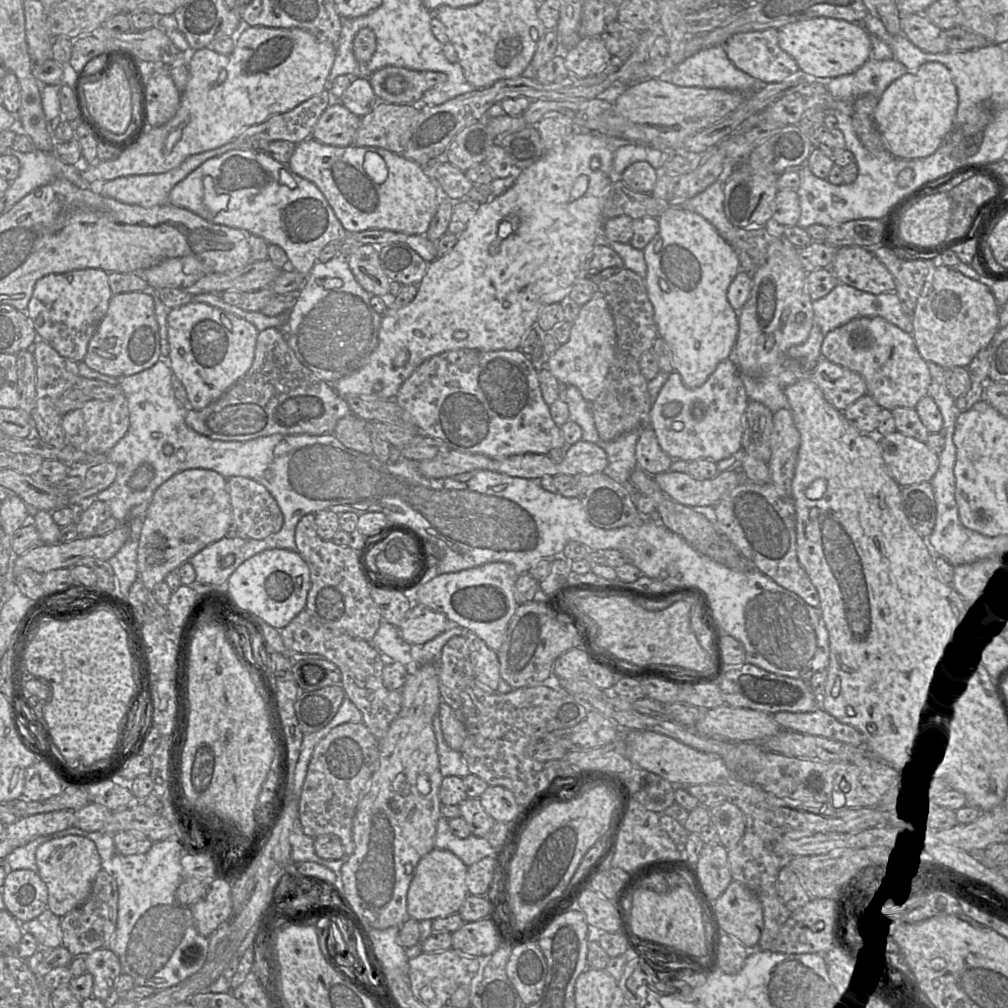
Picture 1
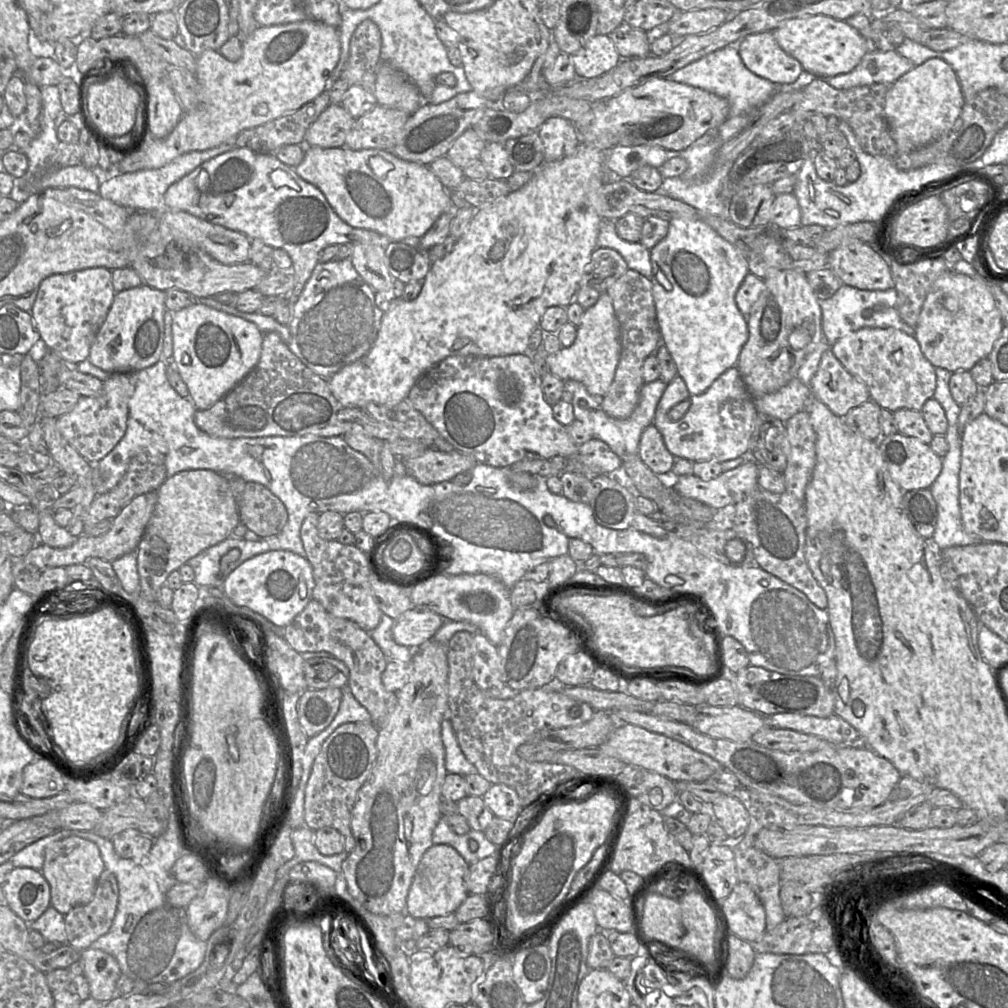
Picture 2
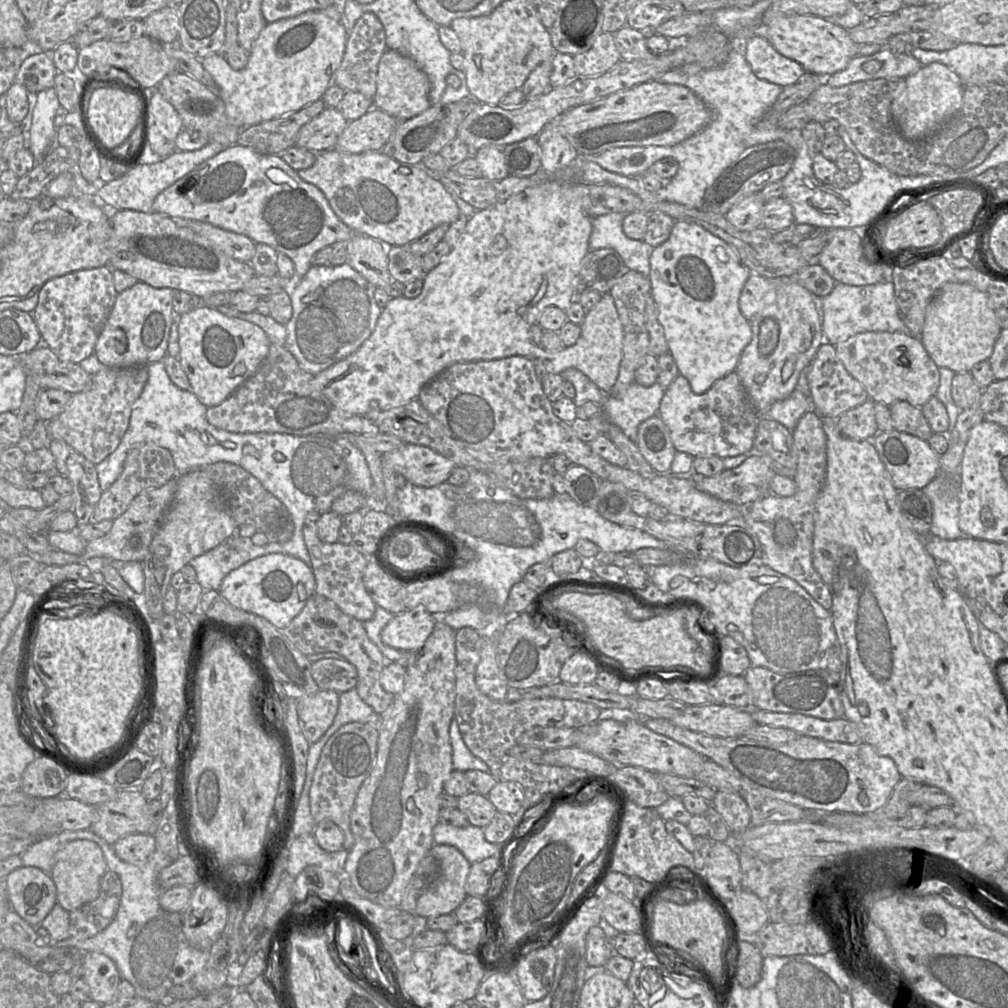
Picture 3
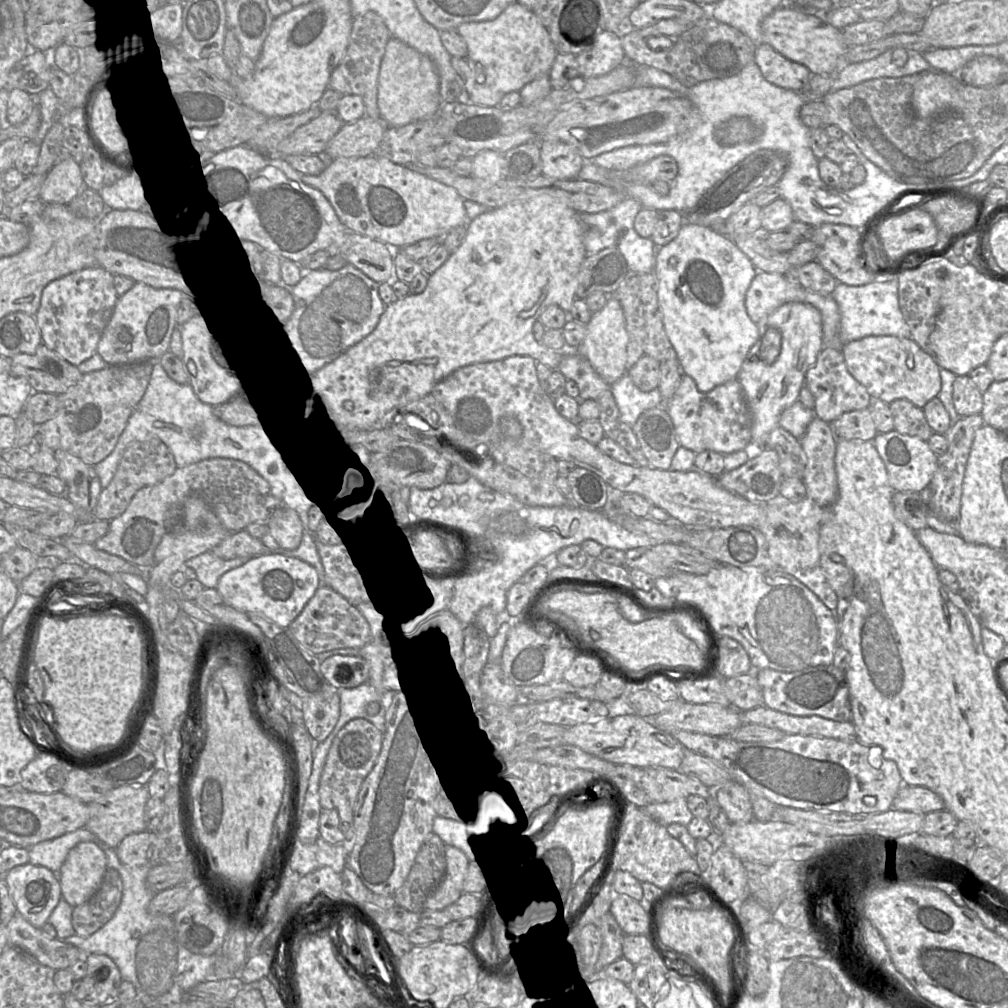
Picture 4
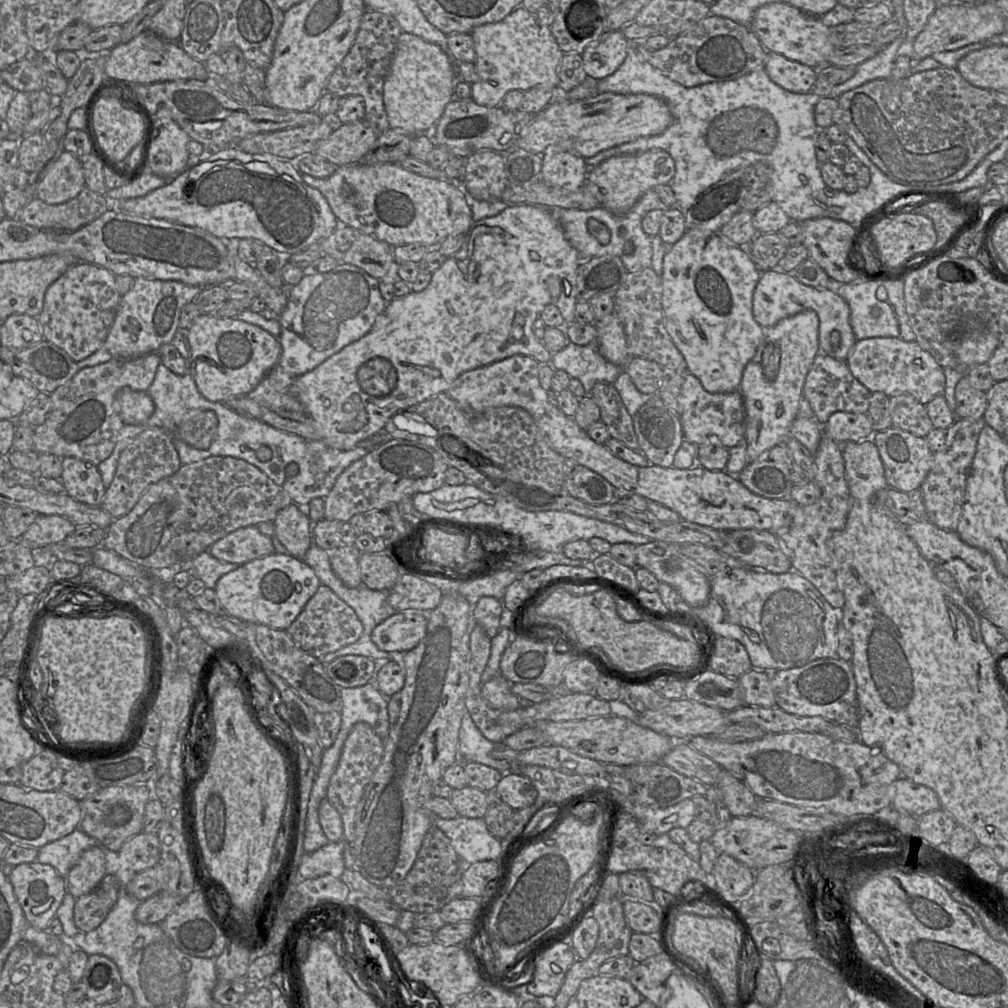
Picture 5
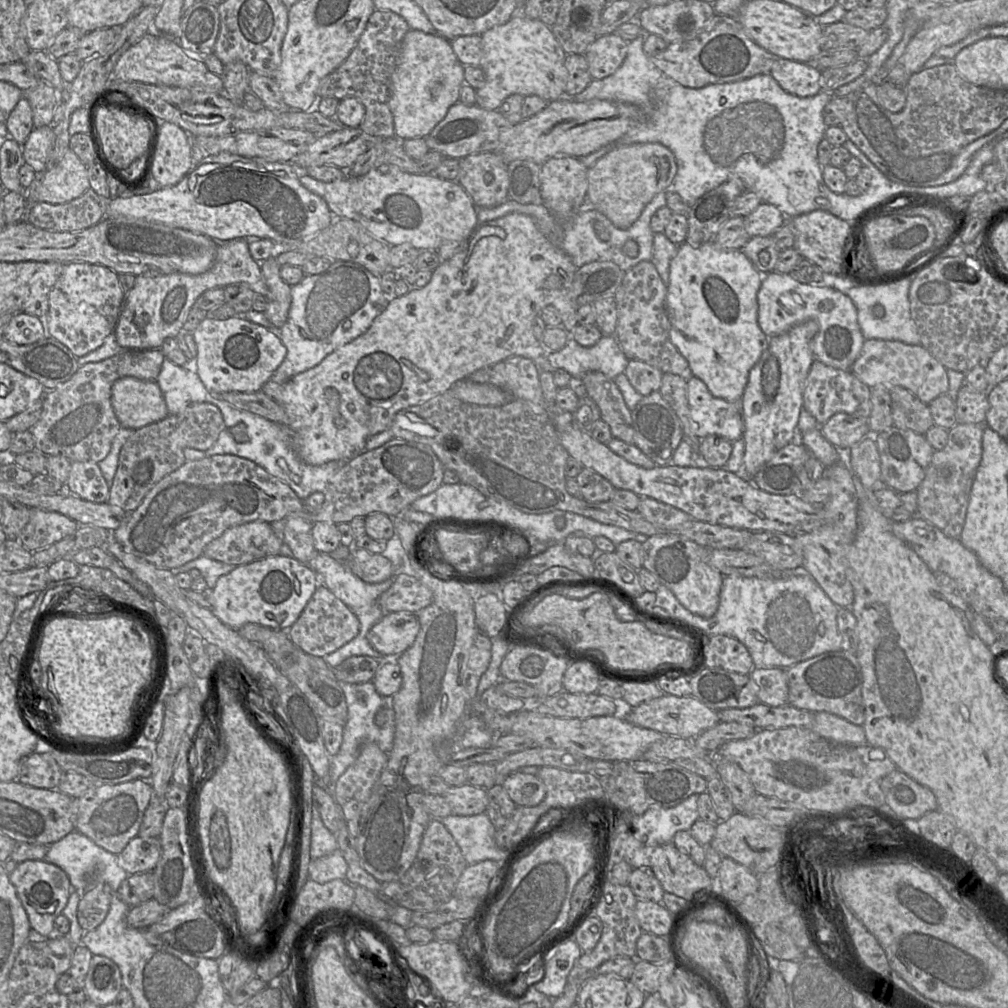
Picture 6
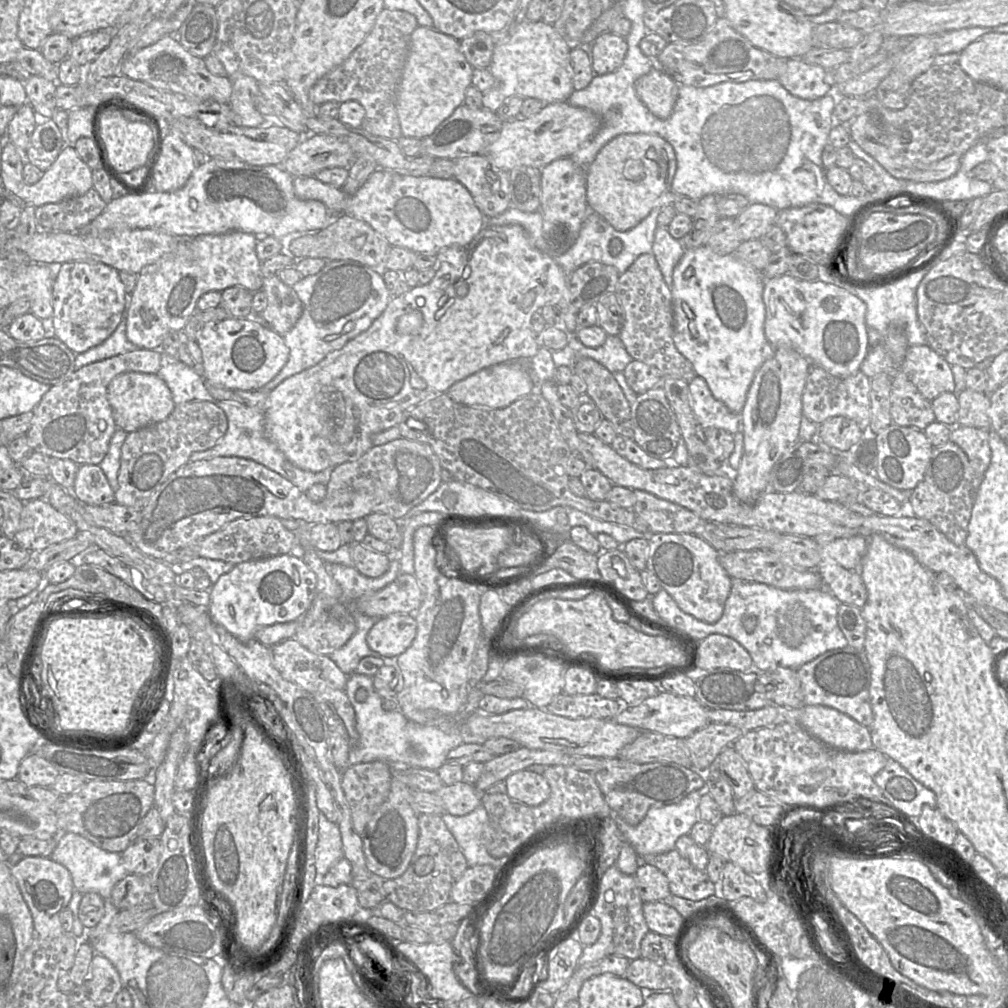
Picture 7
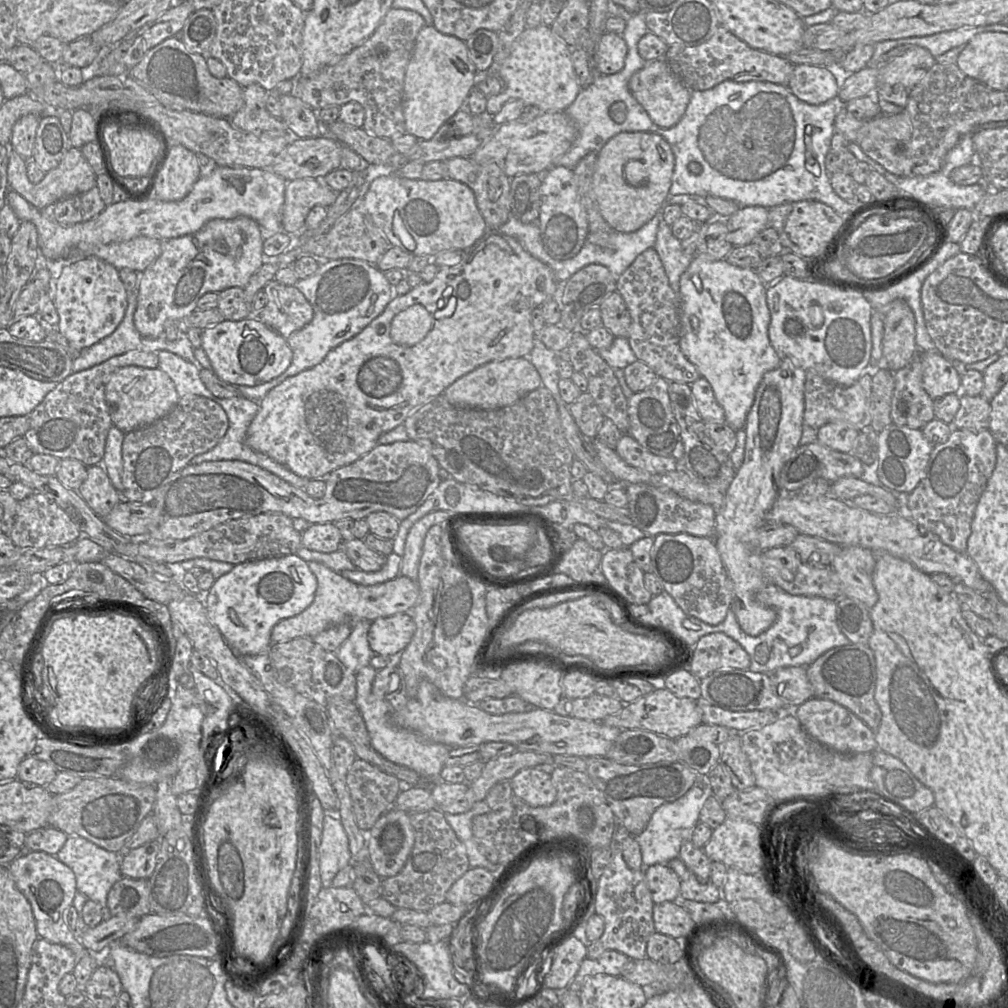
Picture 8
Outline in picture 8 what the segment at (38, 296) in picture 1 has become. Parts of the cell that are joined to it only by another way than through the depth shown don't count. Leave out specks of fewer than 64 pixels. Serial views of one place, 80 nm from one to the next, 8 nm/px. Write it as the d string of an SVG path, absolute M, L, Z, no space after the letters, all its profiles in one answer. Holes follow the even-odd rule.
M89 256L65 264L56 281L53 302L59 315L58 331L72 348L81 351L116 330L127 309L127 292L115 266Z

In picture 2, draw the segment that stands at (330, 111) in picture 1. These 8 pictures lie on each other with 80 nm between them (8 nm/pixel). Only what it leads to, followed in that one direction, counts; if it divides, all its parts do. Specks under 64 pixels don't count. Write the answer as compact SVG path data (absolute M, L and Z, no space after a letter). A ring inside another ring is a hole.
M330 103L307 129L305 147L343 147L354 122L341 104Z

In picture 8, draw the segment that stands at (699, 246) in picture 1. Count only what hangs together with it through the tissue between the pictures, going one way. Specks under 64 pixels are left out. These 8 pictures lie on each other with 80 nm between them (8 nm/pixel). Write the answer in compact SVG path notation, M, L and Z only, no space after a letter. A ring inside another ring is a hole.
M696 254L681 275L679 288L681 351L710 383L718 404L724 410L726 424L734 431L743 429L764 374L778 368L782 360L768 337L771 315L766 300L767 285L755 270L734 266L725 259L706 259Z

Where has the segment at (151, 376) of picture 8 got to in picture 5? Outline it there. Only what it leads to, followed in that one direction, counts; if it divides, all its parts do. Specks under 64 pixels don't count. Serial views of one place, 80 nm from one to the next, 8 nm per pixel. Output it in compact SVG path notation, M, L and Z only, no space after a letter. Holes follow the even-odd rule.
M123 388L118 394L118 413L125 425L144 424L155 409L147 392Z

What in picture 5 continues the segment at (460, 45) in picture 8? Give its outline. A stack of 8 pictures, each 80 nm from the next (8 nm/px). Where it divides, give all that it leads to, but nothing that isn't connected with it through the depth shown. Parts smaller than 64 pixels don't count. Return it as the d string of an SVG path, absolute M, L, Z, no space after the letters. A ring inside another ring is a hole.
M402 33L383 85L389 127L409 135L431 134L447 104L454 98L456 64L436 44Z

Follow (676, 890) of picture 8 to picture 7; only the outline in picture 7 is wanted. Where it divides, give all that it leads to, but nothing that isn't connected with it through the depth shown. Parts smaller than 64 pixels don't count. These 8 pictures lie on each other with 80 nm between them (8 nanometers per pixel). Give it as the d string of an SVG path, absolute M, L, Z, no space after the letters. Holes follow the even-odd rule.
M640 863L634 877L643 902L664 901L672 895L667 877L655 866Z

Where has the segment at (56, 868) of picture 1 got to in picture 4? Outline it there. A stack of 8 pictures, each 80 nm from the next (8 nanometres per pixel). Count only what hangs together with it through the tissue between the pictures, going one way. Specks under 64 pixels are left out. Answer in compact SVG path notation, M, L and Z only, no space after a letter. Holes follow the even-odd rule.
M77 844L58 873L62 898L72 907L87 902L99 890L107 869L105 853L96 844Z

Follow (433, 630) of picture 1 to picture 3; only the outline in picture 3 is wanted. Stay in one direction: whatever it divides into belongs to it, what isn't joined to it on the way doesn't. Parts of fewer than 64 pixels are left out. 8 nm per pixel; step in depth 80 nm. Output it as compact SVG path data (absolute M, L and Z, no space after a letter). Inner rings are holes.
M406 609L382 629L381 640L391 648L414 652L424 645L435 624L434 616L426 609Z

